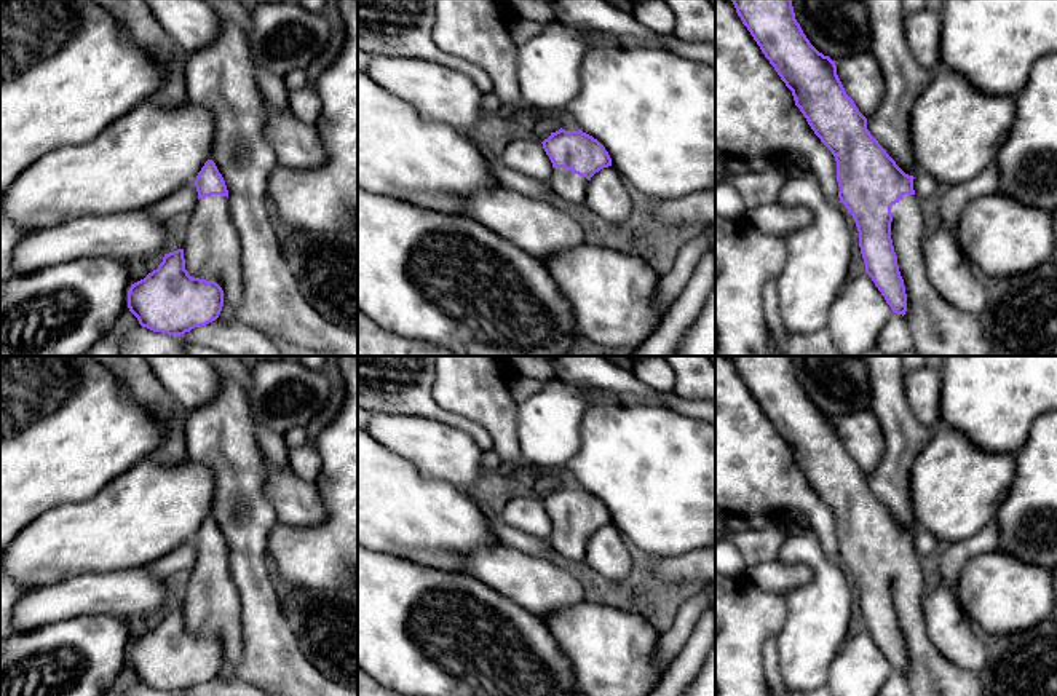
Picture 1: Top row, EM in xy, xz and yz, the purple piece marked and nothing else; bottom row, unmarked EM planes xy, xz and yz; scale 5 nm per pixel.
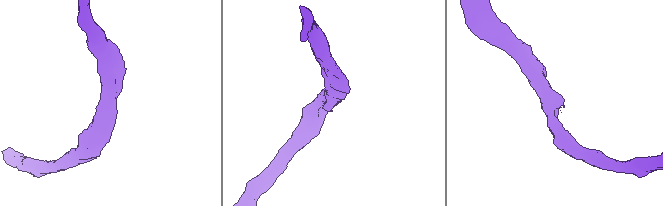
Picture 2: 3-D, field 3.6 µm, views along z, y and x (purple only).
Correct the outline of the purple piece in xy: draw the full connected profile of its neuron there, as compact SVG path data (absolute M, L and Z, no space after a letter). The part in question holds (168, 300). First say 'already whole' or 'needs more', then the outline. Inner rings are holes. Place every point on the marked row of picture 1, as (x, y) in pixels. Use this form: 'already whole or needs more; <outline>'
needs more; M208 160L195 179L198 203L192 211L185 246L164 254L156 270L131 284L128 308L142 327L180 337L217 318L238 319L243 300L241 241L228 211L228 190L216 163Z

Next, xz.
needs more; M562 128L551 132L541 144L554 168L548 180L552 192L567 203L584 204L591 177L612 166L605 147L581 129Z

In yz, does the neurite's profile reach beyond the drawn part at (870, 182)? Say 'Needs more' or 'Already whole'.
Needs more

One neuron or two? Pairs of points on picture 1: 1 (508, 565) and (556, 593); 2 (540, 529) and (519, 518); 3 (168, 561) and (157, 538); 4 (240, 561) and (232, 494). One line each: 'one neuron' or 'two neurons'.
1: one neuron
2: one neuron
3: two neurons
4: one neuron

